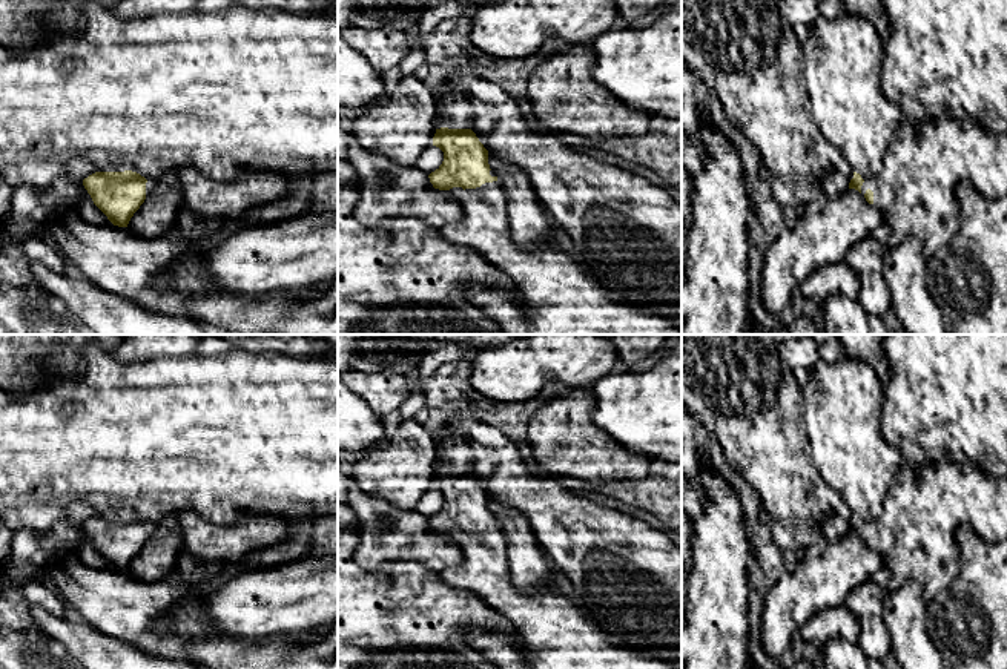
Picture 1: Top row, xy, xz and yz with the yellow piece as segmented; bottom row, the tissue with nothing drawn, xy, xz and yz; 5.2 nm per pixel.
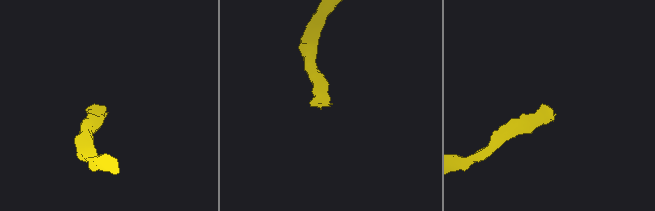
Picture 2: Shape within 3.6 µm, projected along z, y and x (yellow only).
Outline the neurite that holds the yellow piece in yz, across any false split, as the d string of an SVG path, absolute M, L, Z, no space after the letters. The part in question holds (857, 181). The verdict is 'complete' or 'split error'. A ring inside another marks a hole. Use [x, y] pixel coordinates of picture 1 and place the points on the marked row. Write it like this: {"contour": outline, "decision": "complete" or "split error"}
{"contour": "M943 115L915 124L903 117L880 173L864 181L860 173L852 172L849 189L858 190L883 213L884 222L890 227L886 250L913 236L921 244L924 259L929 261L959 232L961 210L955 190L964 180L987 199L1007 196L1007 132L992 135L970 118Z", "decision": "split error"}

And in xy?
{"contour": "M95 172L83 180L94 204L118 227L127 227L134 213L155 187L137 172Z", "decision": "split error"}

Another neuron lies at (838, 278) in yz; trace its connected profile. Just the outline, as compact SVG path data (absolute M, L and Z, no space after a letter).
M843 259L814 270L798 290L804 299L818 302L832 295L857 299L861 284L855 270Z

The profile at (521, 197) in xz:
M488 153L488 164L502 183L507 196L513 242L531 249L553 241L556 224L539 201L528 175L493 153Z

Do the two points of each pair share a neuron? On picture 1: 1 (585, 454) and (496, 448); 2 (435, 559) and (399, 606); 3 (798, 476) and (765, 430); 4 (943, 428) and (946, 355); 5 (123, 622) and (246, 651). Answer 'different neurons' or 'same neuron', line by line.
1: different neurons
2: different neurons
3: same neuron
4: same neuron
5: same neuron

